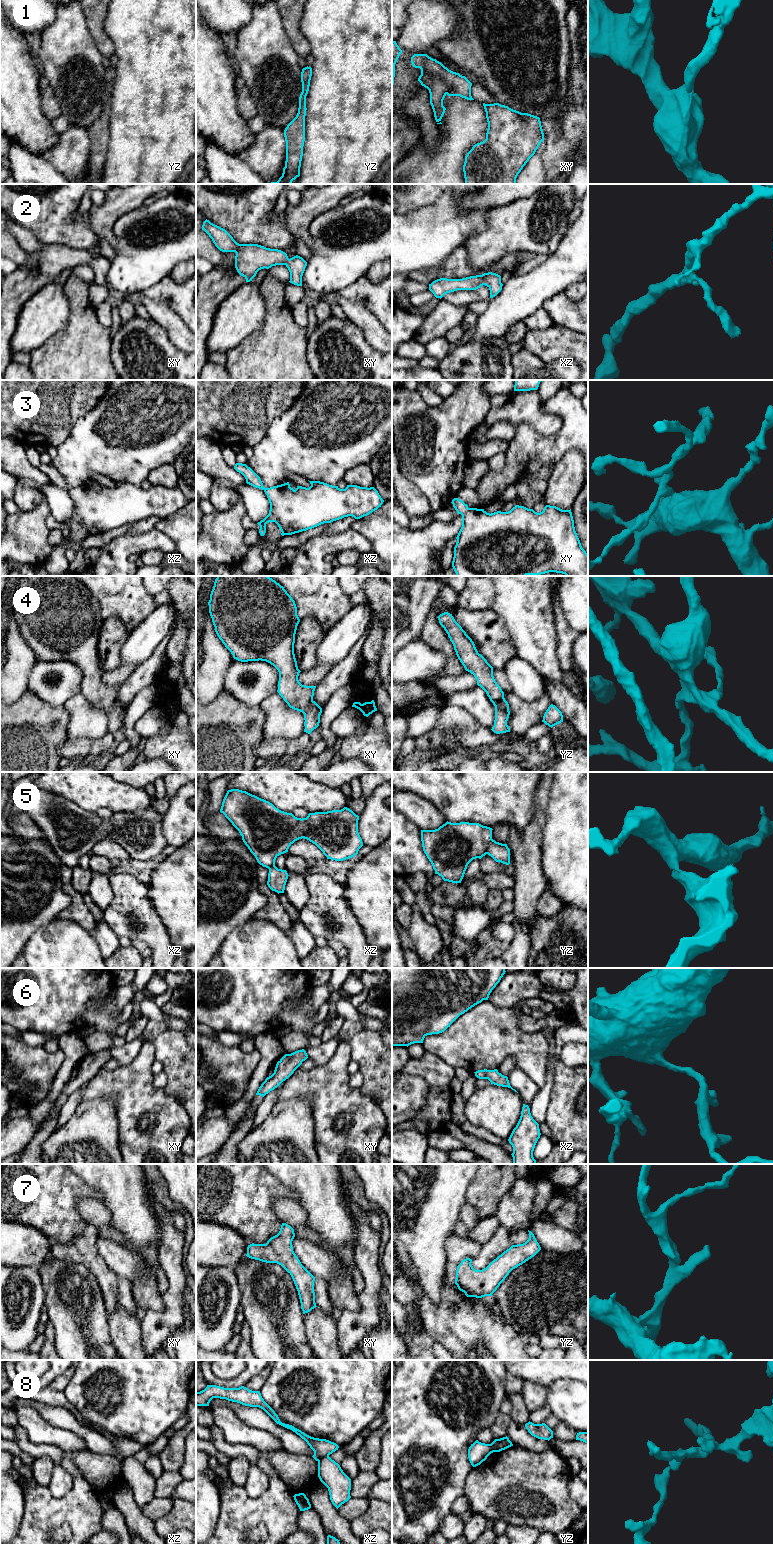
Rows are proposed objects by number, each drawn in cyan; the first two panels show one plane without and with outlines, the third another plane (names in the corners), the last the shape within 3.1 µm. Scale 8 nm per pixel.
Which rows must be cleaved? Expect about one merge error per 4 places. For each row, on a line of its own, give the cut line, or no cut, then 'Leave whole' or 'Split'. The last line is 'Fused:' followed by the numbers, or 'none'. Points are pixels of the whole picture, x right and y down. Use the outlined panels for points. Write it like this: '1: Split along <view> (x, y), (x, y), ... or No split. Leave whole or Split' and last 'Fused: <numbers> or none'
1: No split. Leave whole
2: No split. Leave whole
3: No split. Leave whole
4: No split. Leave whole
5: Split along yz (492, 839), (486, 853). Split
6: No split. Leave whole
7: No split. Leave whole
8: Split along xz (328, 1455), (318, 1461). Split
Fused: 5, 8

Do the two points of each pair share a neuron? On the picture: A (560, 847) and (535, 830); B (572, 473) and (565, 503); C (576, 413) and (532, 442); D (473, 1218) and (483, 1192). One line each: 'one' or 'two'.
A: two
B: one
C: one
D: two

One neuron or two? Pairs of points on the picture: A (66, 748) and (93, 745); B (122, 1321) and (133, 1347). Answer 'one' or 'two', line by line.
A: one
B: one

